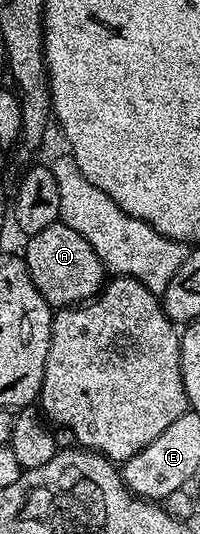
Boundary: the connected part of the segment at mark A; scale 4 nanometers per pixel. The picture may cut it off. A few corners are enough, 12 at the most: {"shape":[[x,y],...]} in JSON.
{"shape":[[65,223],[30,235],[25,257],[51,307],[89,302],[102,260]]}

